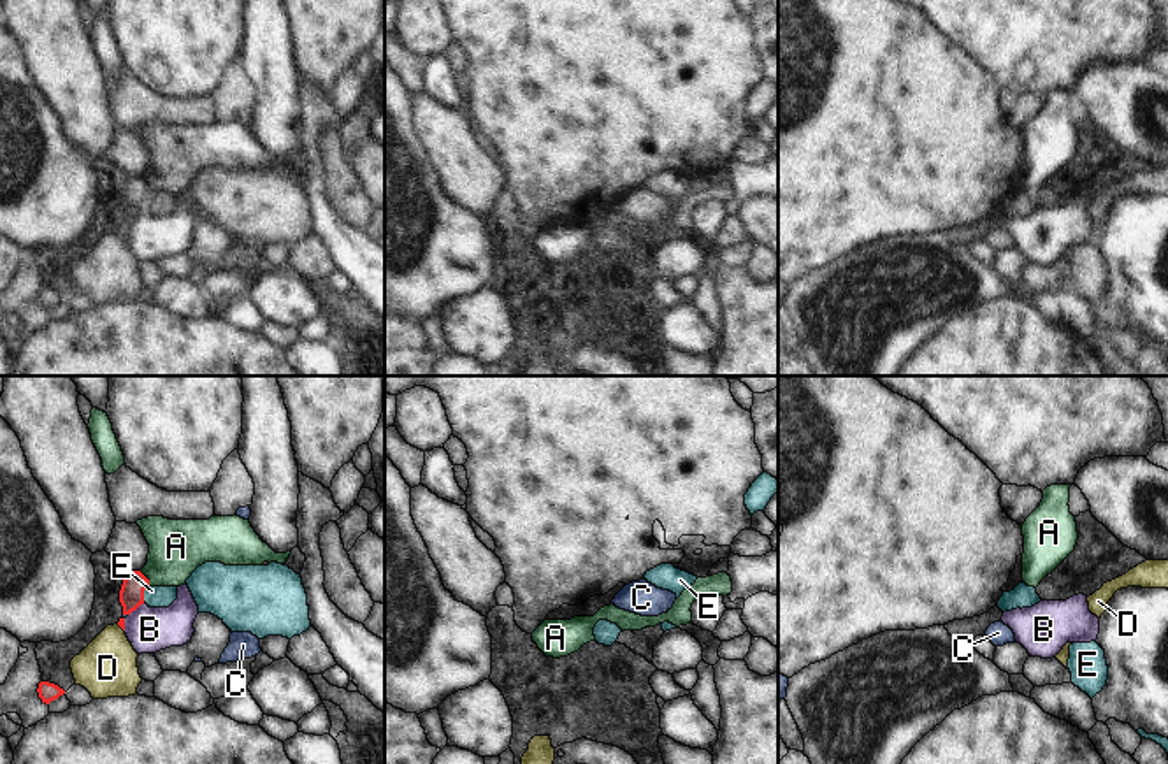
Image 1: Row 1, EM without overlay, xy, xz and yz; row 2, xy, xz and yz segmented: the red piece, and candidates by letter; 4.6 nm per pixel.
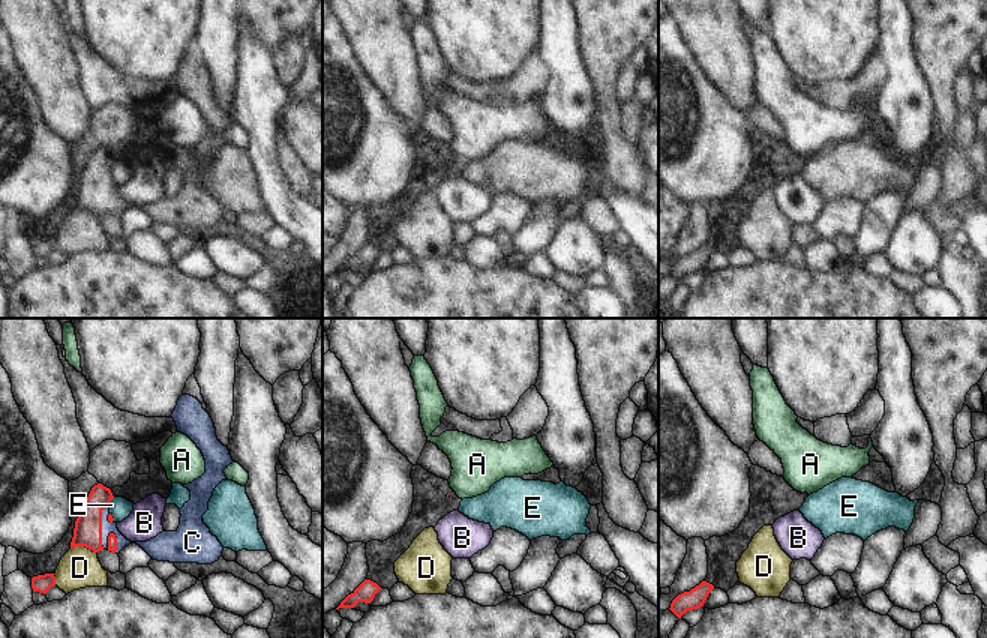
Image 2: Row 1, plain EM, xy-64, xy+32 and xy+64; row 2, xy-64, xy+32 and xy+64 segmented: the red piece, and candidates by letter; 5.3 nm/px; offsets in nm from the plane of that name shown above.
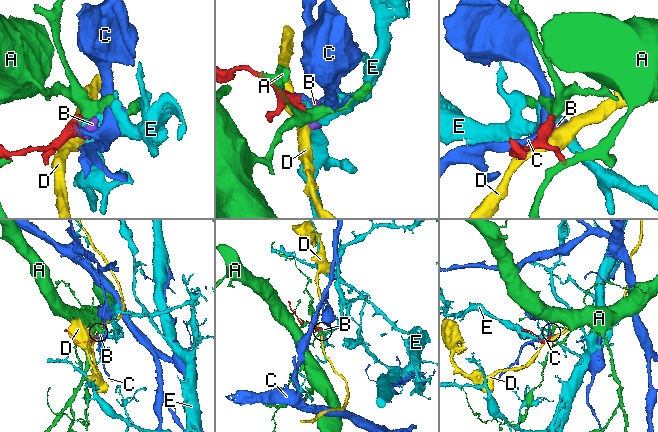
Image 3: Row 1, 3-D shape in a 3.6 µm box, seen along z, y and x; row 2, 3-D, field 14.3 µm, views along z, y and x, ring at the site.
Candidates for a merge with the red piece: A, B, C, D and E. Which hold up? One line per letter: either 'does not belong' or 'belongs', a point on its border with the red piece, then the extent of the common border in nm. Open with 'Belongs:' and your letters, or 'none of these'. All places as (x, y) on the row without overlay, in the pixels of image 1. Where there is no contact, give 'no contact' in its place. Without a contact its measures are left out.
Belongs: C
A: does not belong | xy (146, 185) | 90 nm
B: does not belong | xy (136, 215) | 100 nm
C: belongs | xy (123, 225) | 40 nm
D: does not belong | xy (120, 232) | 50 nm
E: does not belong | xy (143, 201) | 80 nm

